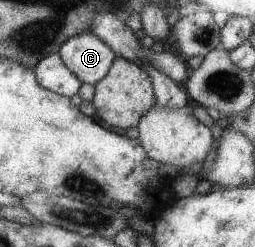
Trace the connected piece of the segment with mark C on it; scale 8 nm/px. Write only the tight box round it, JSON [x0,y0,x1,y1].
[58,32,119,85]

